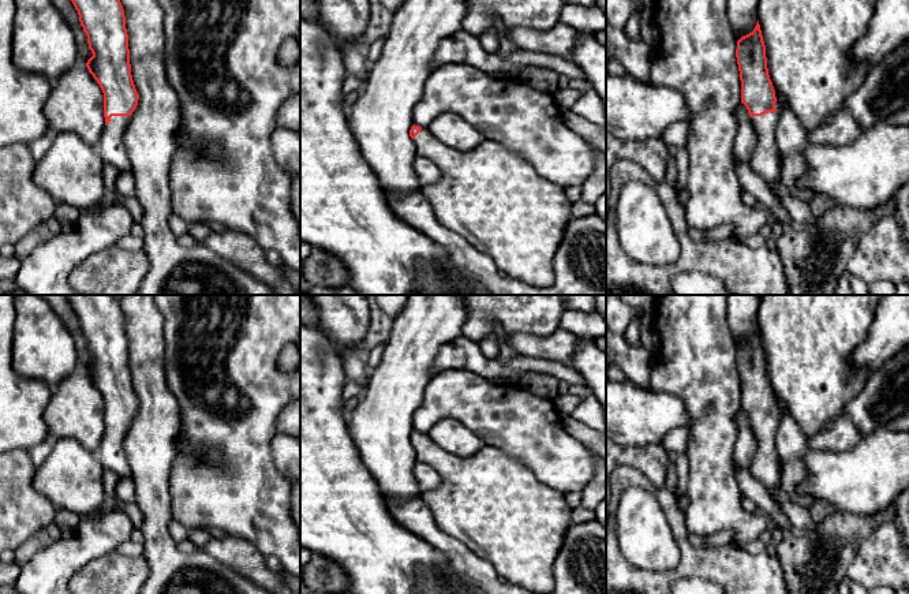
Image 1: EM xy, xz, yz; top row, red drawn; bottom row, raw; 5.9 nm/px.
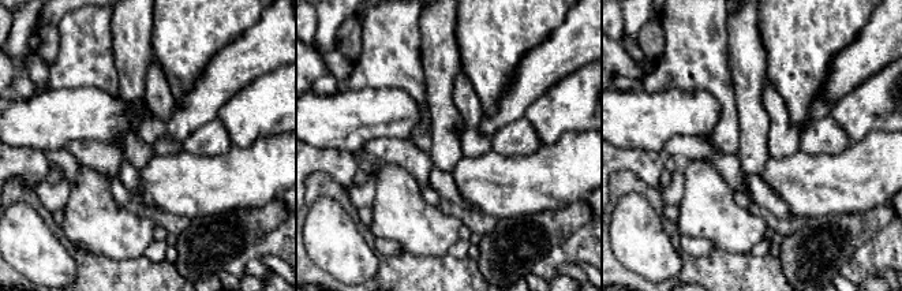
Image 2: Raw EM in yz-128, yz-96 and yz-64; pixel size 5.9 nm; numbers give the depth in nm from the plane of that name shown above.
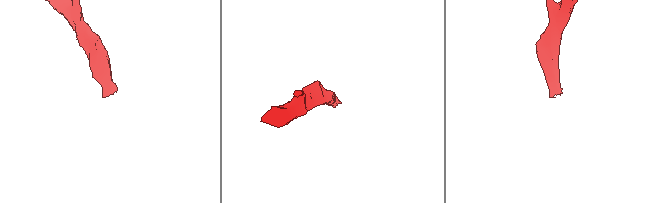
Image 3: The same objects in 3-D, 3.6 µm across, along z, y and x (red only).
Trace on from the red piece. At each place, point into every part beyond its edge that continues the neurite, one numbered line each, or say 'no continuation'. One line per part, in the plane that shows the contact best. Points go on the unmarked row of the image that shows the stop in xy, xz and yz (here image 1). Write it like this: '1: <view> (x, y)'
1: yz (808, 339)

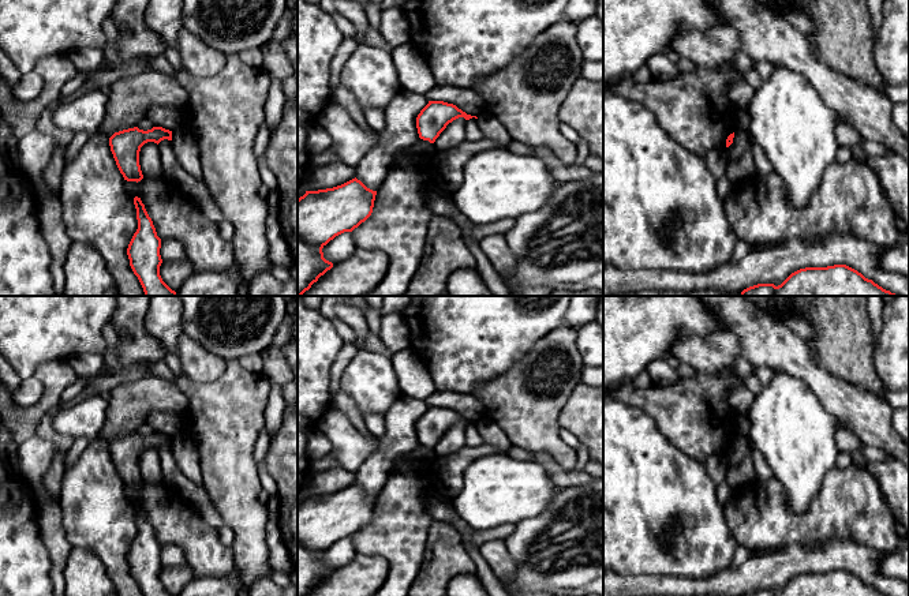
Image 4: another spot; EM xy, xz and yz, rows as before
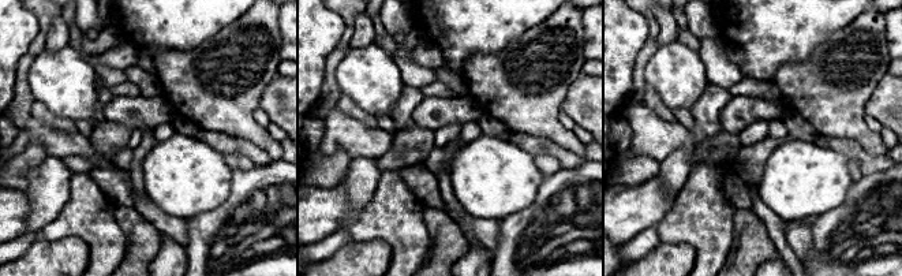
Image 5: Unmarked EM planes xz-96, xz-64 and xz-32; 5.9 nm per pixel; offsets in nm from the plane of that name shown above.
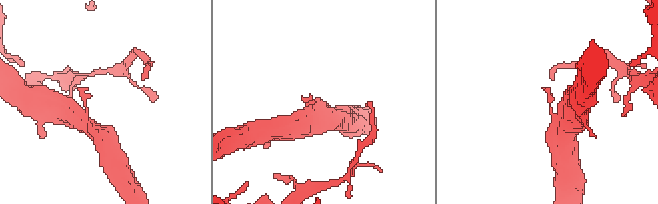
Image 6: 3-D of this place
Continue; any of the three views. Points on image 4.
no continuation

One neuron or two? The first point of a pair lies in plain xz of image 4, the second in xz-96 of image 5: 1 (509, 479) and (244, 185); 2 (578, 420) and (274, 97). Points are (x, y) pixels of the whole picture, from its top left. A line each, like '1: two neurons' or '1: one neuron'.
1: two neurons
2: one neuron

